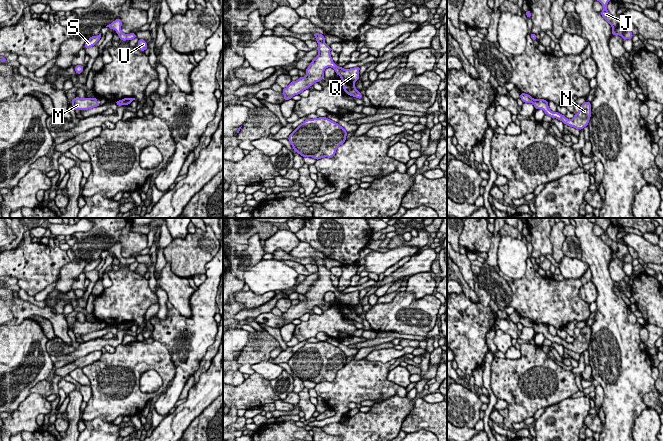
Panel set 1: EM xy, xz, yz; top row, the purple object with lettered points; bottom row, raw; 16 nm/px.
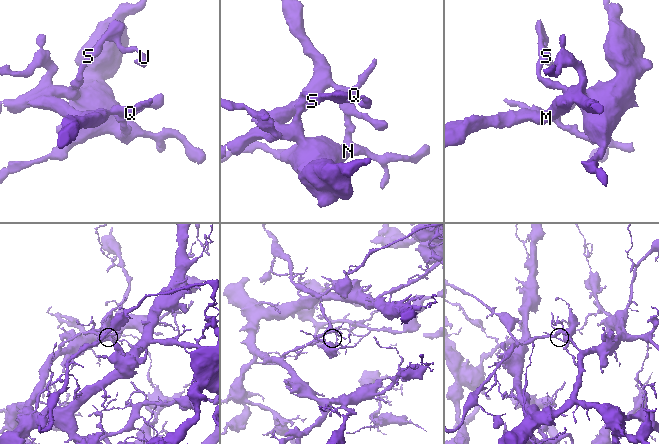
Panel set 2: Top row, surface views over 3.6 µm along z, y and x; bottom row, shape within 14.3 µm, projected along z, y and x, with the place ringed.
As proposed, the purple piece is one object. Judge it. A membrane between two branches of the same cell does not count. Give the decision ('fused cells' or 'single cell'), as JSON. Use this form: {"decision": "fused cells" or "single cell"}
{"decision": "fused cells"}

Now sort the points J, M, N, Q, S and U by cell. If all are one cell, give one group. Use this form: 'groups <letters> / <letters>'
groups J N S U / M Q

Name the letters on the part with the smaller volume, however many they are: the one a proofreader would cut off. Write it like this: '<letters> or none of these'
M, Q

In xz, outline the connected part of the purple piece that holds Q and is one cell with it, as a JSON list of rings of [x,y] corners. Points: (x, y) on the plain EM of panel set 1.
[[[313,257],[318,267],[318,279],[312,284],[308,292],[305,294],[306,300],[299,301],[296,305],[291,305],[290,308],[282,314],[284,318],[284,325],[291,323],[295,319],[299,319],[305,313],[309,313],[314,307],[324,303],[324,294],[328,291],[332,291],[336,298],[340,300],[342,304],[357,305],[359,304],[360,290],[343,293],[343,291],[337,290],[331,281],[331,271],[325,267],[323,258]]]

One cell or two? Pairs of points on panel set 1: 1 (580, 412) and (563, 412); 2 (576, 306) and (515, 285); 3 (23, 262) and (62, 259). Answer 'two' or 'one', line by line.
1: one
2: one
3: one

